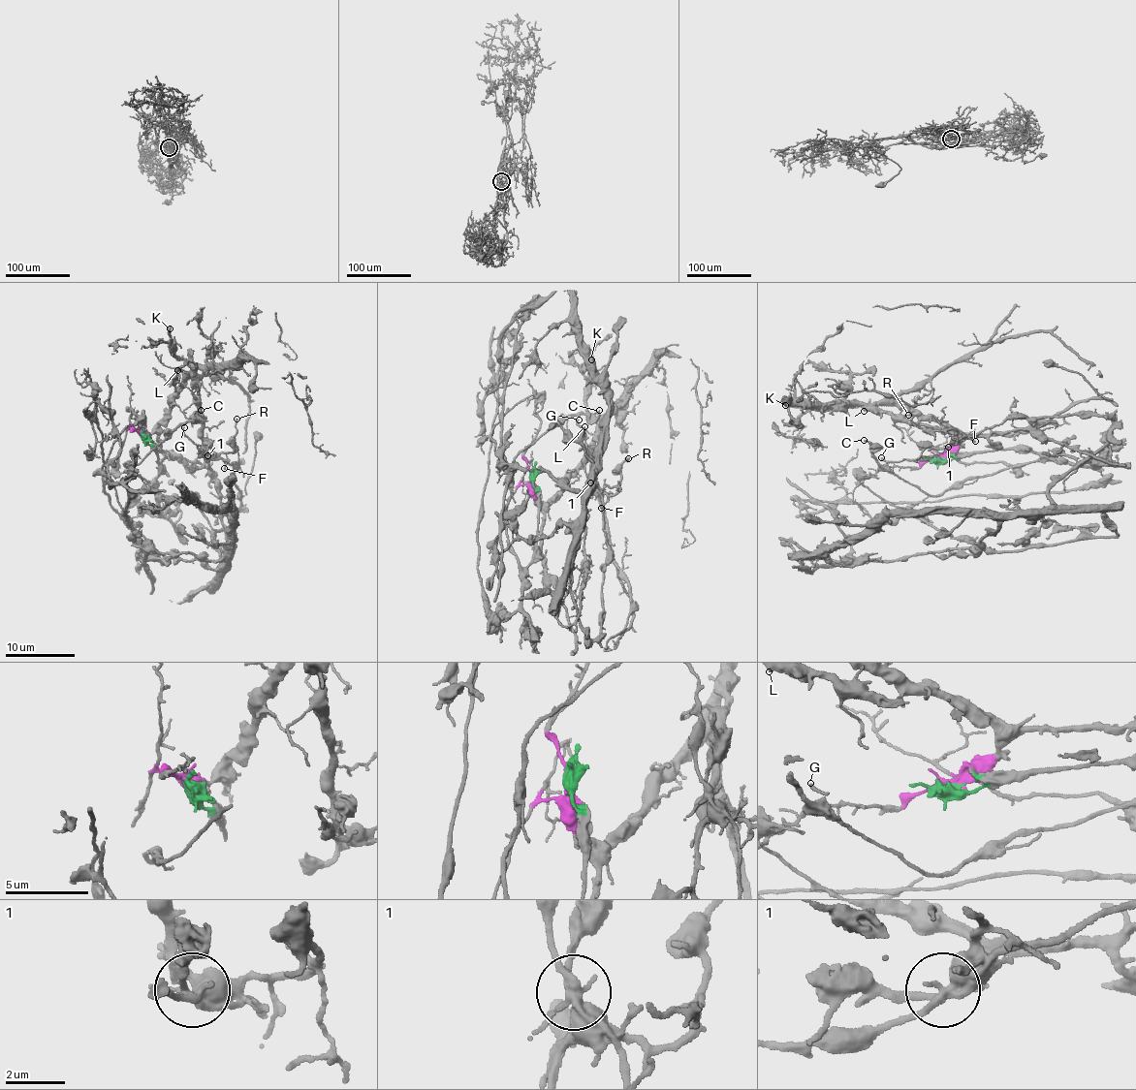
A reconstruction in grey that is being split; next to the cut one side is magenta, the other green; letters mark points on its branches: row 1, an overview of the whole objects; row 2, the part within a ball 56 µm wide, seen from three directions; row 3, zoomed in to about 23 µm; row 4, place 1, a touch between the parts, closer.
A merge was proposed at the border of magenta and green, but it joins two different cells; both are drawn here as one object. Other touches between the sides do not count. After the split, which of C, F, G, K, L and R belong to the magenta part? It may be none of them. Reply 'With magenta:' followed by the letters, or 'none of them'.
With magenta: F, G, K, L, R

